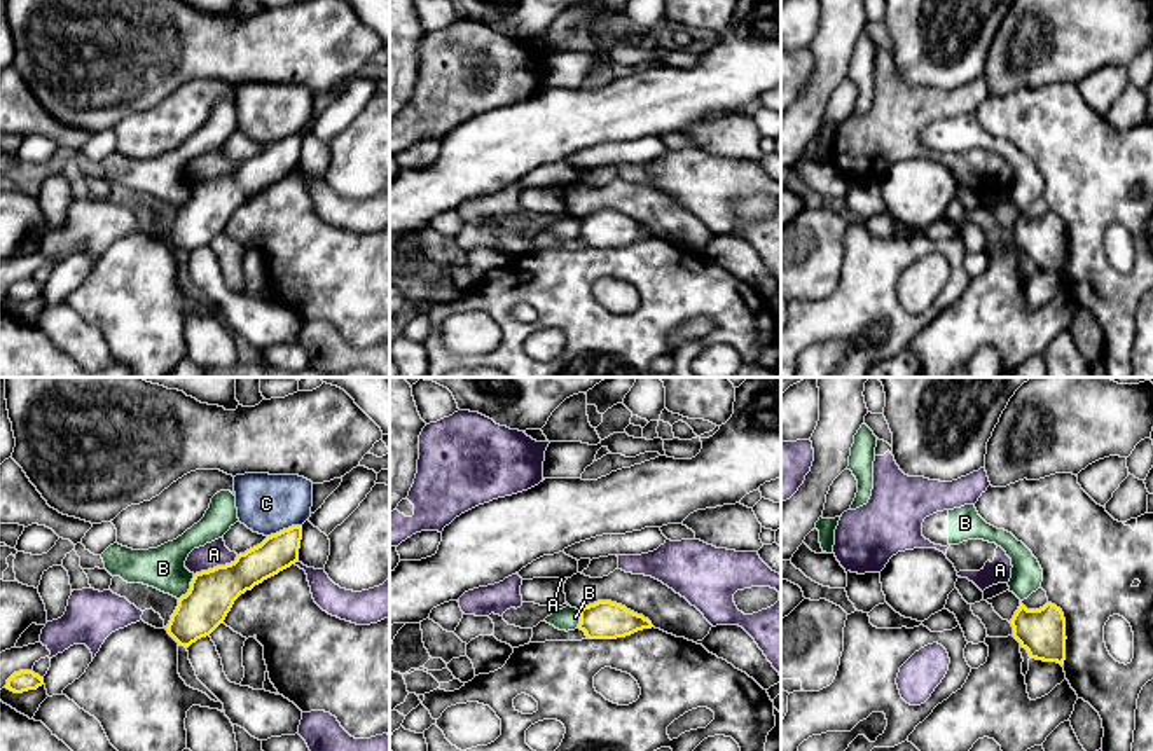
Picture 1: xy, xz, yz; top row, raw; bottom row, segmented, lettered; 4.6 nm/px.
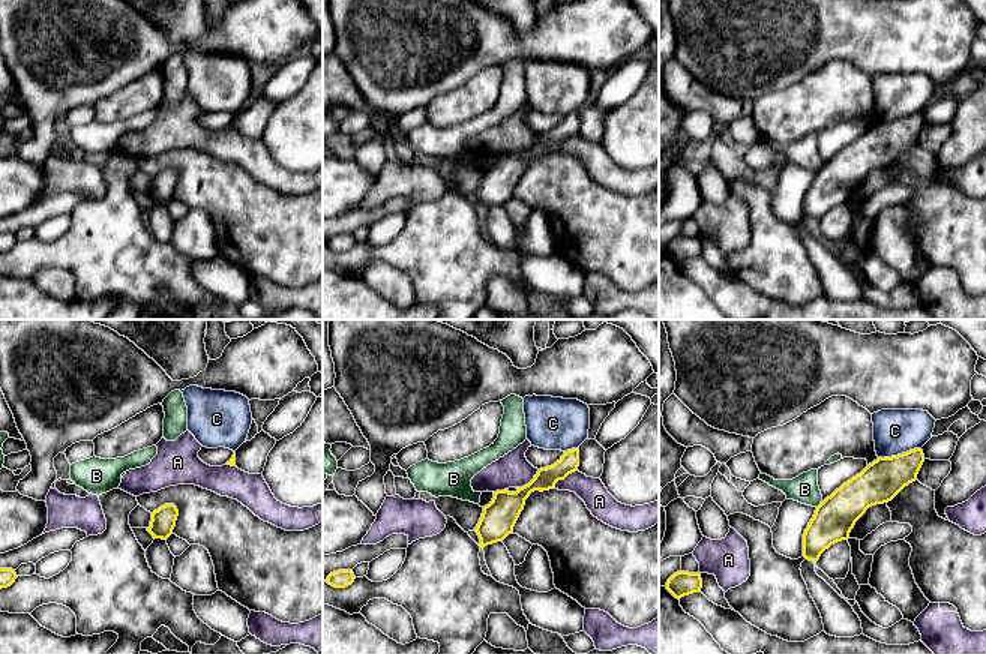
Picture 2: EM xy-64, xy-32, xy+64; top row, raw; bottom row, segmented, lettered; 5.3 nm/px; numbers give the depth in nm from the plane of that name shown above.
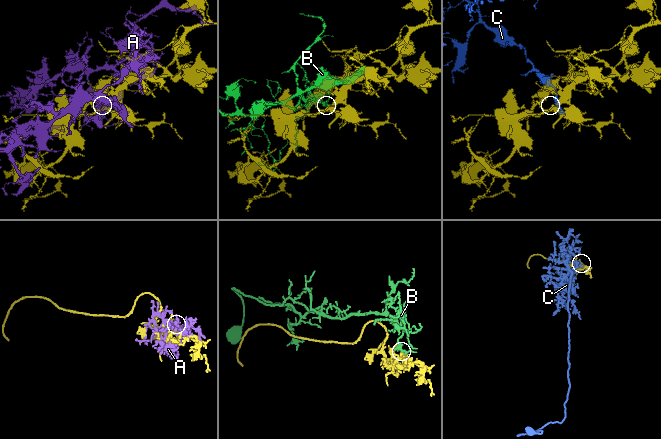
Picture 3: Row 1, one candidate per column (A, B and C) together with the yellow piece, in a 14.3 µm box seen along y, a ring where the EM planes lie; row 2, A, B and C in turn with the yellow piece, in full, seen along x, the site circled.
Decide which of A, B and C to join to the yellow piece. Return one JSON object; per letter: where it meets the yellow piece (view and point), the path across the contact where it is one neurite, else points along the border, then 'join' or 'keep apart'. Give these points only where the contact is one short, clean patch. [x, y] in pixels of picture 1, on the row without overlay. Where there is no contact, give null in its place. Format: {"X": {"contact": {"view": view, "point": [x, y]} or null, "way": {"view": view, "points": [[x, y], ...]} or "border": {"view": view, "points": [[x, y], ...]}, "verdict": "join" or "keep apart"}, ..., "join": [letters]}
{"A": {"contact": {"view": "xy", "point": [217, 175]}, "verdict": "keep apart"}, "B": {"contact": {"view": "xy", "point": [191, 196]}, "border": {"view": "xy", "points": [[194, 184], [189, 198], [179, 208]]}, "verdict": "keep apart"}, "C": {"contact": {"view": "xy", "point": [283, 138]}, "border": {"view": "xy", "points": [[301, 133], [292, 133], [268, 145]]}, "verdict": "keep apart"}, "join": []}

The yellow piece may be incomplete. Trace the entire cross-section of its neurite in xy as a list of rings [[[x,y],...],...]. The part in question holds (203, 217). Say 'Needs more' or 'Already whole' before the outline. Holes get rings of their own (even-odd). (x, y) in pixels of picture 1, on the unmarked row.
Already whole. [[[292,134],[239,162],[231,173],[196,182],[189,201],[178,208],[168,243],[185,257],[210,245],[241,203],[299,169],[300,148],[302,134]]]

